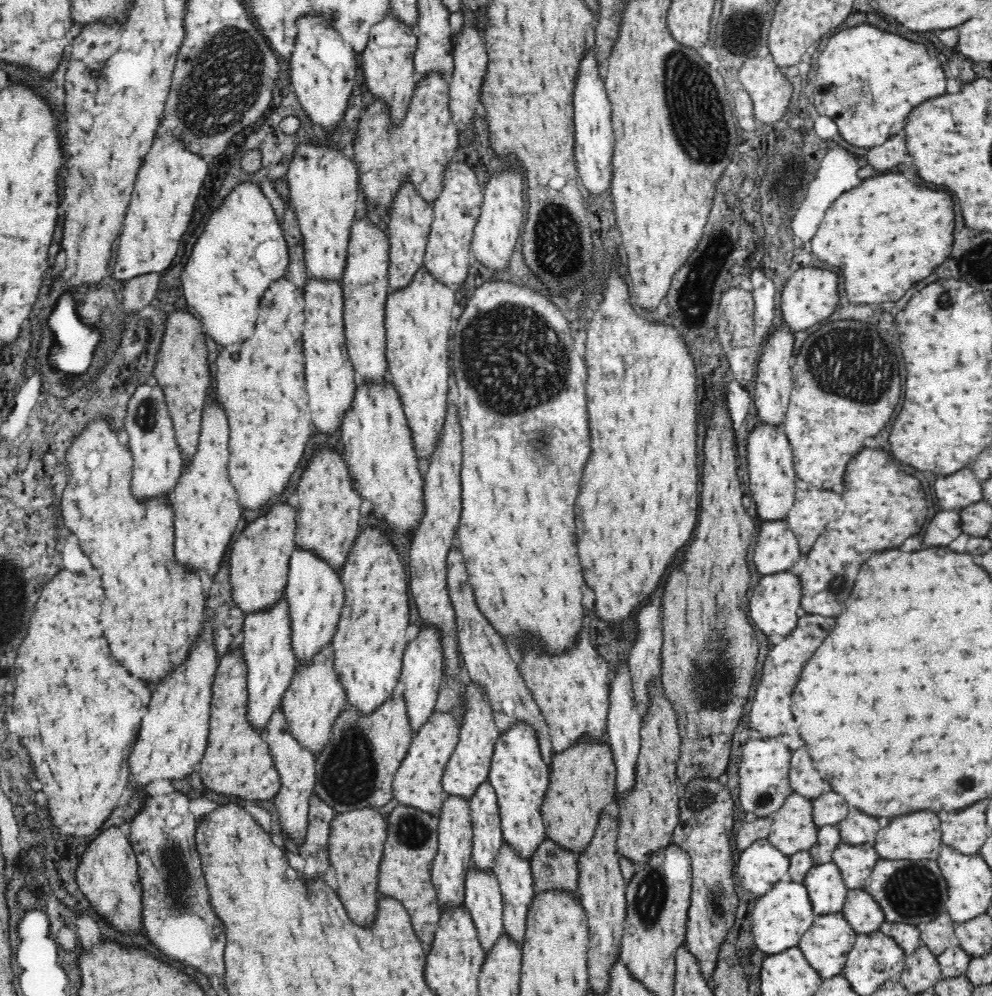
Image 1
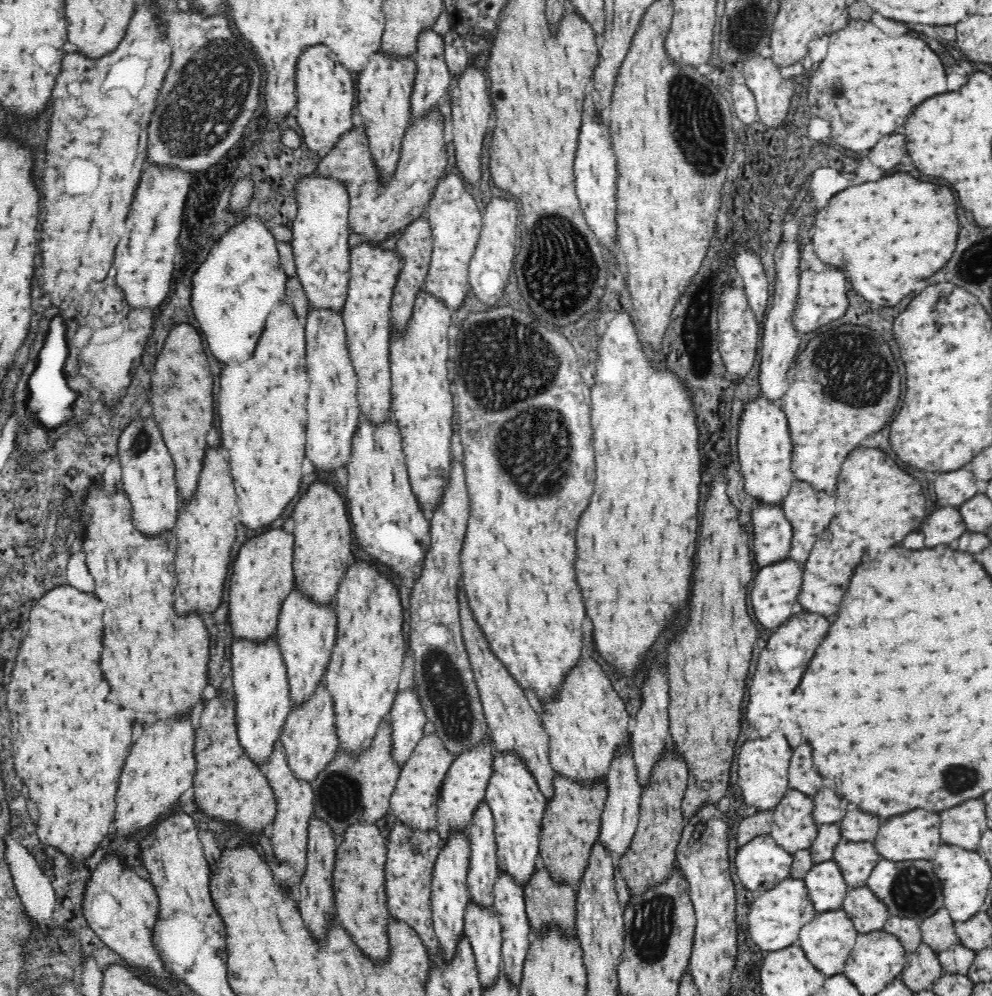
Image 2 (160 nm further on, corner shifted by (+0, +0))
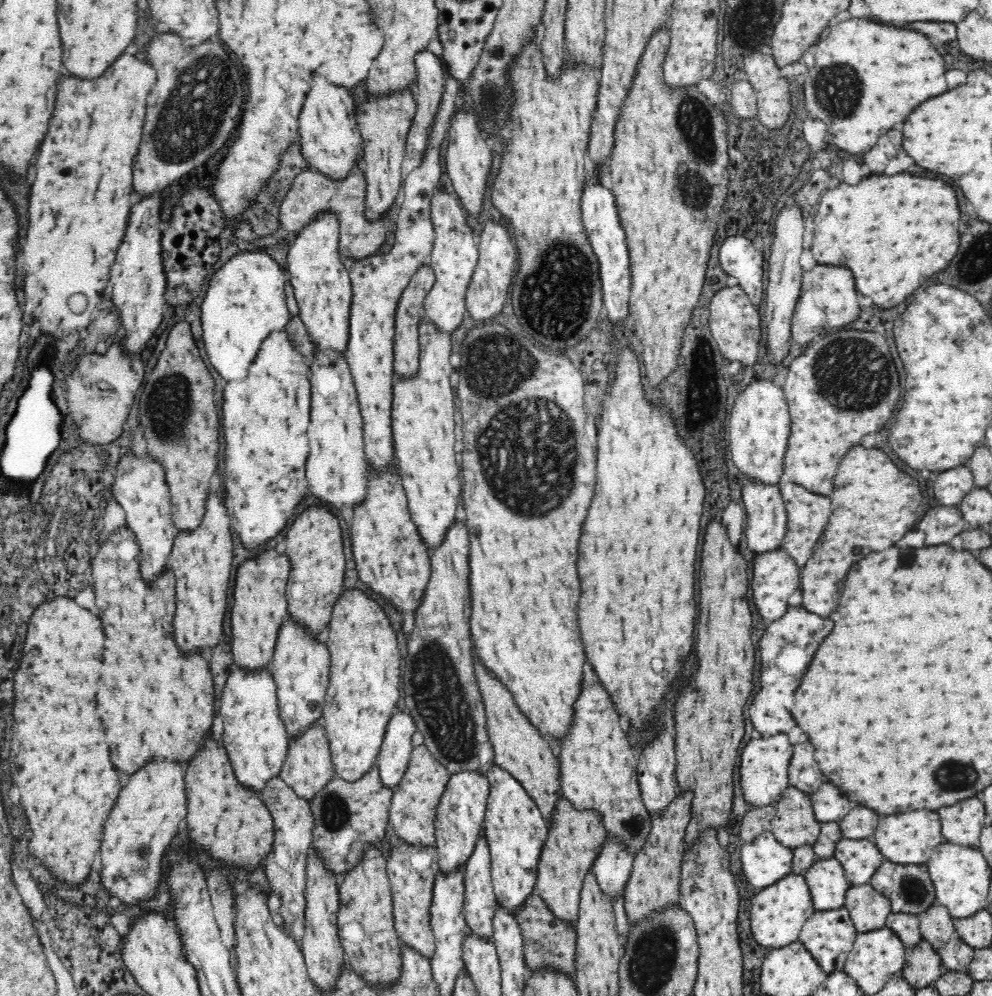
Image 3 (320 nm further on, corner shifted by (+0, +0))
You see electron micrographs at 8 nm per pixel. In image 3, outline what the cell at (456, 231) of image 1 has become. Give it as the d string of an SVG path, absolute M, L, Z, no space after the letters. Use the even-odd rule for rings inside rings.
M448 192L434 194L430 213L435 239L428 264L434 271L435 284L430 292L427 292L423 317L432 321L443 333L451 334L462 324L466 314L465 296L479 259L479 248L474 248L476 244L472 238L472 228L466 220L467 214L464 214L464 209L458 204L458 198L454 198Z

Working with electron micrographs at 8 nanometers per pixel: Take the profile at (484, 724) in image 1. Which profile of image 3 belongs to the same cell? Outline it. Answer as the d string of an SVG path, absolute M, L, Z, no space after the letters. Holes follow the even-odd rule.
M460 770L450 775L446 790L438 803L435 818L435 844L438 851L438 870L450 873L452 869L465 870L475 844L480 840L489 797L490 783L487 777L474 770Z

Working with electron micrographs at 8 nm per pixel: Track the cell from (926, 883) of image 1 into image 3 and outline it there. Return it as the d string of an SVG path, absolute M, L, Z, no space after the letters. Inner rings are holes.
M883 862L870 879L870 882L878 892L881 892L883 896L890 900L894 912L920 914L934 904L934 886L932 886L932 880L928 876L926 866L922 866L922 864Z

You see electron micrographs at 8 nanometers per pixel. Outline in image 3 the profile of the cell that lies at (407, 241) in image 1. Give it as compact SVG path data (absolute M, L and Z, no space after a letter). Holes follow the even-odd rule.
M428 262L419 266L418 272L410 280L410 284L403 290L399 297L398 308L395 316L395 339L393 346L393 376L396 377L414 377L419 369L419 325L423 317L424 301L427 292L434 287L434 271L430 268Z

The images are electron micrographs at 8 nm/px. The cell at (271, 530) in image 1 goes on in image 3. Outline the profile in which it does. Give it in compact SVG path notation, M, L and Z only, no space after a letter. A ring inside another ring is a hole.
M274 550L238 565L230 604L231 652L236 666L260 670L272 662L279 629L288 620L286 589L290 571L289 558L278 556Z

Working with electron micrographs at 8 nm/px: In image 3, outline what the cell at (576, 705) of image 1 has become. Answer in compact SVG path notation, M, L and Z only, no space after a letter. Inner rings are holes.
M590 664L584 666L583 678L581 693L574 703L571 728L560 741L559 782L563 796L575 809L594 809L600 813L607 839L622 845L622 849L633 859L647 843L651 831L651 814L642 801L638 782L637 765L640 759L634 756L628 736L620 728L616 705Z

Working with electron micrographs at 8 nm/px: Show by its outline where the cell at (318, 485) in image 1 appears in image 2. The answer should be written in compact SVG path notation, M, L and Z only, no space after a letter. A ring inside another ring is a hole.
M314 482L309 486L308 494L304 494L294 508L294 585L298 585L318 605L334 601L339 583L355 559L352 556L352 524L348 520L346 504L332 484Z

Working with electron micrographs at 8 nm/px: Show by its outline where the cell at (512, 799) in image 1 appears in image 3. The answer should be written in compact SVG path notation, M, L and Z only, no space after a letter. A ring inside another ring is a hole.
M492 765L484 774L490 783L482 834L490 851L490 874L495 902L514 916L532 896L537 881L537 866L549 826L537 804L521 783L506 769Z

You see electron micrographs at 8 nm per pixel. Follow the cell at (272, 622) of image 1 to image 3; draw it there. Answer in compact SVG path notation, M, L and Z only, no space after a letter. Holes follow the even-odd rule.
M236 666L227 677L220 698L216 700L216 709L223 722L221 742L229 755L234 776L242 785L260 794L266 783L281 773L290 741L281 713L278 712L272 670L250 670Z

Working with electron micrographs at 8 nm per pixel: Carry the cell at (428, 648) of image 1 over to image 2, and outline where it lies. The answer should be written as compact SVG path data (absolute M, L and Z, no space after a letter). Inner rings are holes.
M412 688L402 690L388 714L393 729L393 760L401 767L410 760L418 741L428 731L426 715L415 695Z

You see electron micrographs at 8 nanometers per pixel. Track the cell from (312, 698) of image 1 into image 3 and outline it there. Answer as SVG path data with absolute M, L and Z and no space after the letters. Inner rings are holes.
M314 721L298 737L291 738L283 762L280 779L294 789L302 799L311 801L332 779L335 778L325 727L321 721Z

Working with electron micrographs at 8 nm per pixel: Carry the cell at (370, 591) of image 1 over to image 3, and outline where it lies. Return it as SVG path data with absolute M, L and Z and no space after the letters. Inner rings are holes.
M360 590L344 592L334 605L331 620L323 637L330 654L329 686L321 723L325 727L335 776L357 781L376 763L389 720L397 711L400 695L400 650L396 634L390 628L384 606Z

